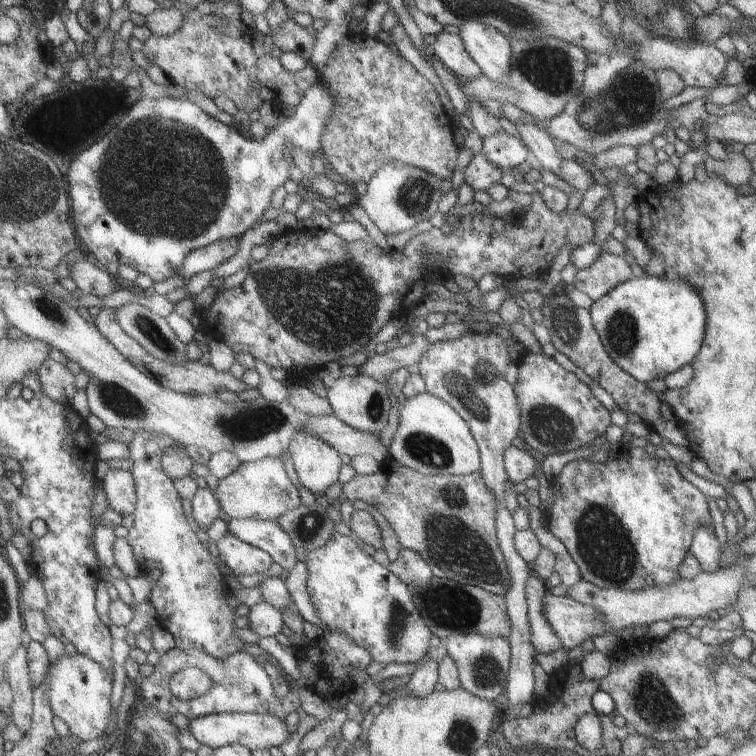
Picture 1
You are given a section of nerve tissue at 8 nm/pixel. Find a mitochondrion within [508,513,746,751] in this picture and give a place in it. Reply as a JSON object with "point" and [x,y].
{"point":[649,697]}

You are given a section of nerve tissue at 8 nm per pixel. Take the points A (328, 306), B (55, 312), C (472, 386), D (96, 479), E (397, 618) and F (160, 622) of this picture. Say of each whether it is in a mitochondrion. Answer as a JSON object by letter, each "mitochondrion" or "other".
{"A":"mitochondrion","B":"mitochondrion","C":"mitochondrion","D":"other","E":"mitochondrion","F":"other"}

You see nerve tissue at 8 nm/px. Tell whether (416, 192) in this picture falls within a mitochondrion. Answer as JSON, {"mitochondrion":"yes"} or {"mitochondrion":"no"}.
{"mitochondrion":"yes"}

